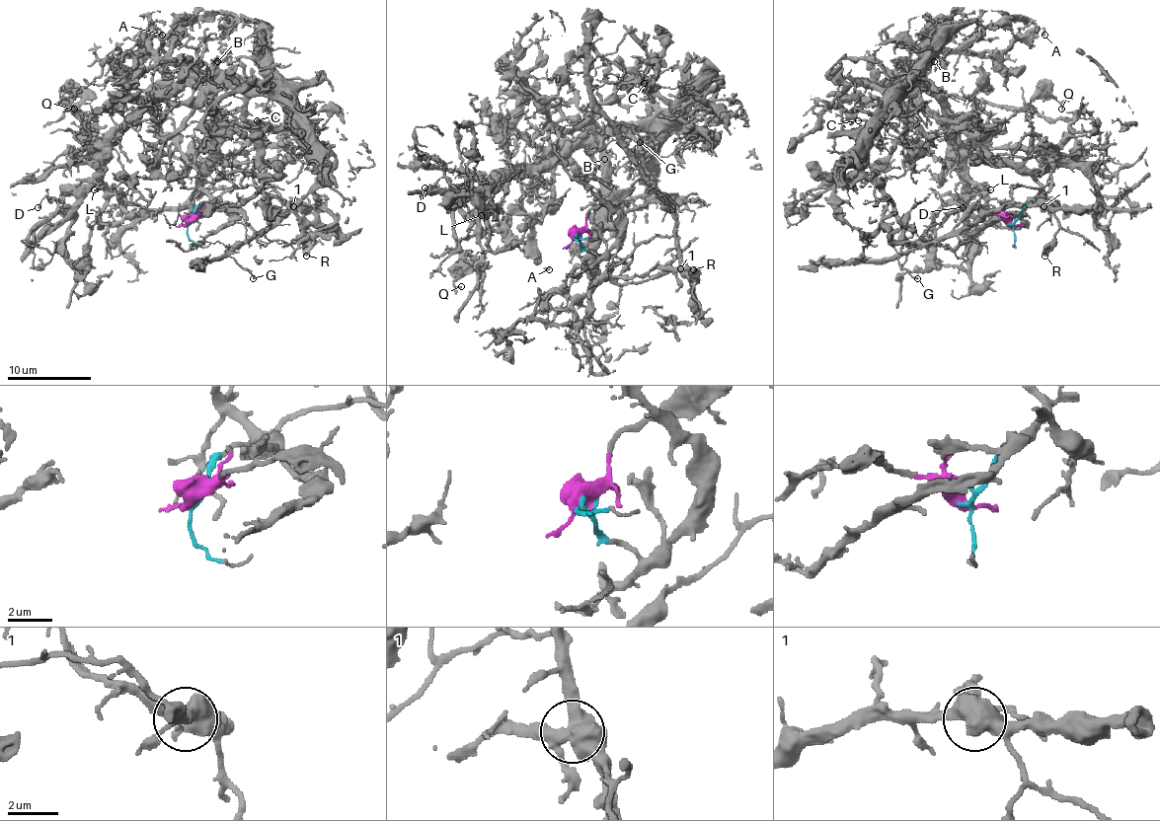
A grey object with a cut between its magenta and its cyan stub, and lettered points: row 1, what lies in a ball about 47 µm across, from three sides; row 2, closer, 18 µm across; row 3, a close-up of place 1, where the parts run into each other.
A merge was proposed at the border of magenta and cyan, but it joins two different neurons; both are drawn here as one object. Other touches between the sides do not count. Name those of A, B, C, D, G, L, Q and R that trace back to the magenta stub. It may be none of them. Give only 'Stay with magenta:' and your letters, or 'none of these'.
Stay with magenta: G, R

